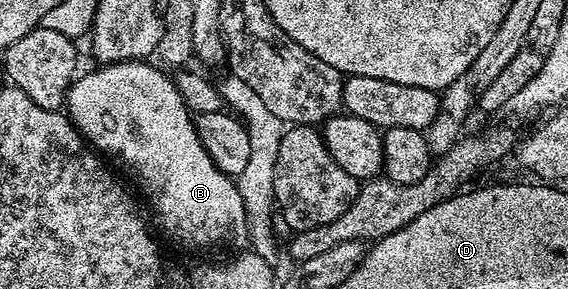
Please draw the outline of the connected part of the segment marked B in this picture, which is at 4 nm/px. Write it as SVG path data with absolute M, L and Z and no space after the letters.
M148 60L114 62L101 65L96 68L100 70L92 70L89 74L81 73L68 89L68 117L101 155L113 154L114 157L121 158L140 177L161 228L174 241L181 242L184 246L216 246L231 238L243 239L248 232L248 221L235 181L221 172L214 160L210 160L206 148L202 148L194 115L186 108L182 96L178 96L175 81L169 75L167 78L159 65L156 67L152 64Z

